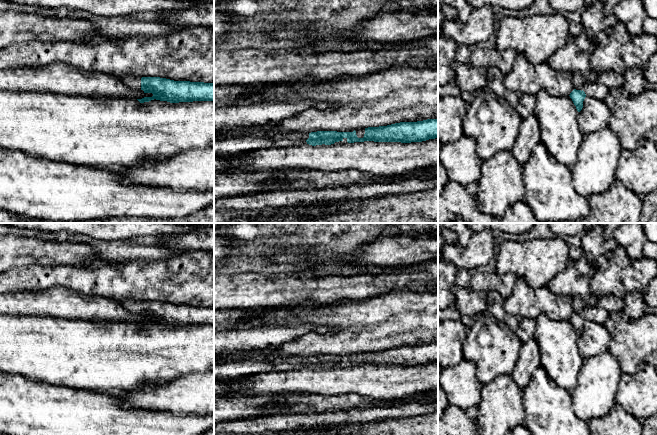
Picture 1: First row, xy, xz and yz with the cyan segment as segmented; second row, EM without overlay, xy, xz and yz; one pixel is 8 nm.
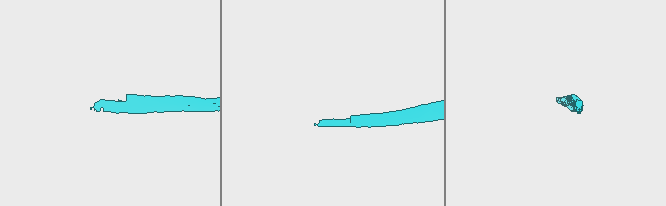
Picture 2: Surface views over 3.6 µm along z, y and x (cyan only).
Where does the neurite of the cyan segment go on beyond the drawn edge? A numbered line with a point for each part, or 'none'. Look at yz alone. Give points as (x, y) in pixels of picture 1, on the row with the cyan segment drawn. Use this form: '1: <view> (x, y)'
1: yz (578, 81)

